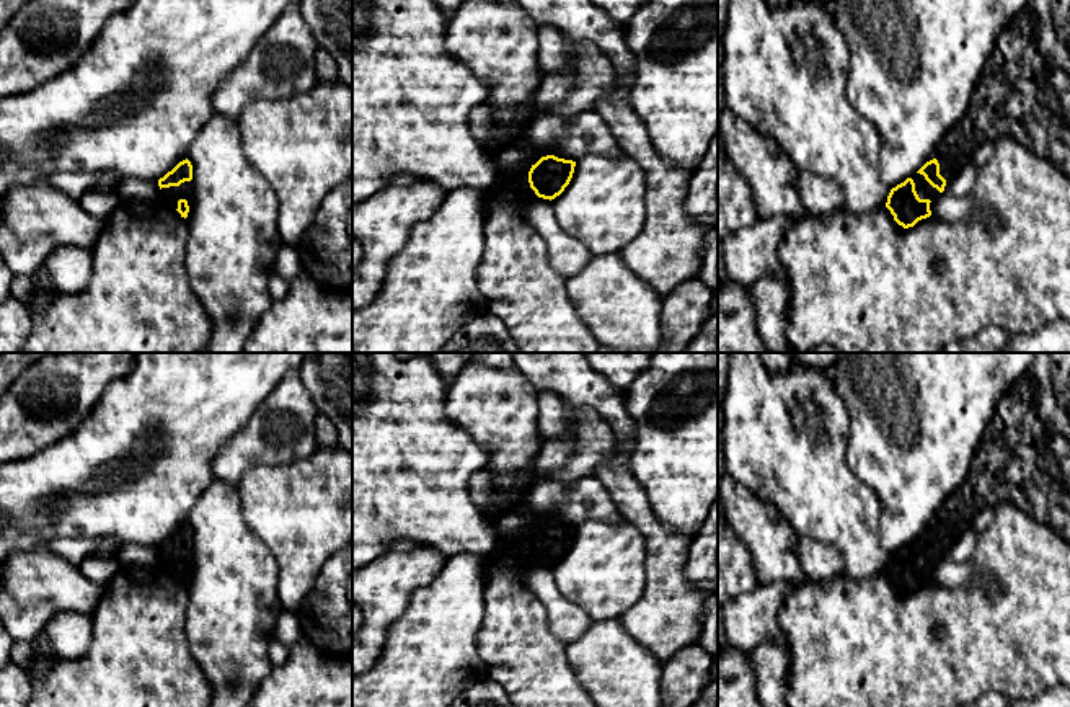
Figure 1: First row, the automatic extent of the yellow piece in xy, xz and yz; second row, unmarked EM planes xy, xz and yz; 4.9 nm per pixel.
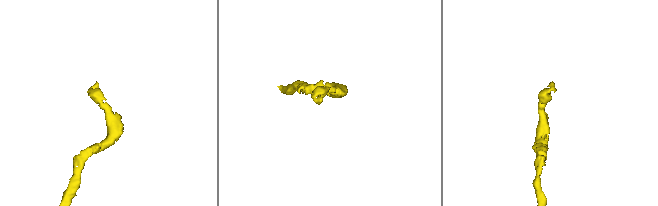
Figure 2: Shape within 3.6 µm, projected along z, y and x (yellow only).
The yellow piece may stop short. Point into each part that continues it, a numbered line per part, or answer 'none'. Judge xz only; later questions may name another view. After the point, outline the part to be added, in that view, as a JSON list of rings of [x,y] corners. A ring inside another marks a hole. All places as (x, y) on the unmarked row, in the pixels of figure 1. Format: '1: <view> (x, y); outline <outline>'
none

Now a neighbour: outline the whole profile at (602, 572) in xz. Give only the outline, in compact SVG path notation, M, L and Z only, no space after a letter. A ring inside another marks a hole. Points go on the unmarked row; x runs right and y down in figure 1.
M586 521L576 527L569 550L551 570L561 596L581 606L594 620L620 619L644 589L644 540L628 522Z

